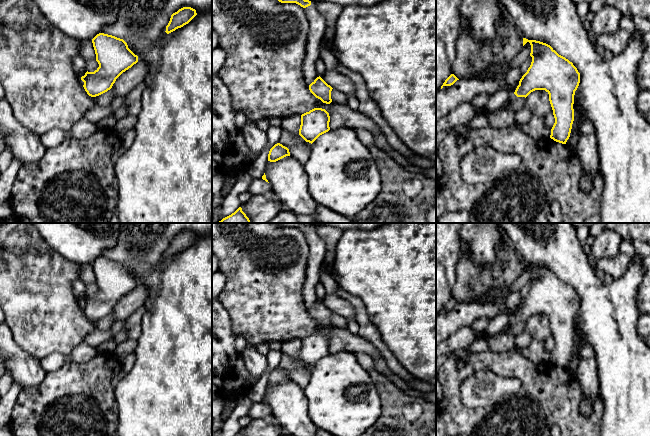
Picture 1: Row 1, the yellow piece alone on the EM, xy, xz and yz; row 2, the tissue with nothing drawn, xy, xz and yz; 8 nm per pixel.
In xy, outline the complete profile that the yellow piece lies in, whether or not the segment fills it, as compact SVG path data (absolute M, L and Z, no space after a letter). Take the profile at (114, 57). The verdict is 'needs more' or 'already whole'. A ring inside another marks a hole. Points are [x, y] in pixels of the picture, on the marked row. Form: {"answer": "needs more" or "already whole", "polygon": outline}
{"answer": "already whole", "polygon": "M99 33L92 39L92 43L99 67L94 72L87 71L81 80L84 82L83 87L87 94L96 97L110 90L116 79L138 62L138 56L128 48L123 39L112 35Z"}

